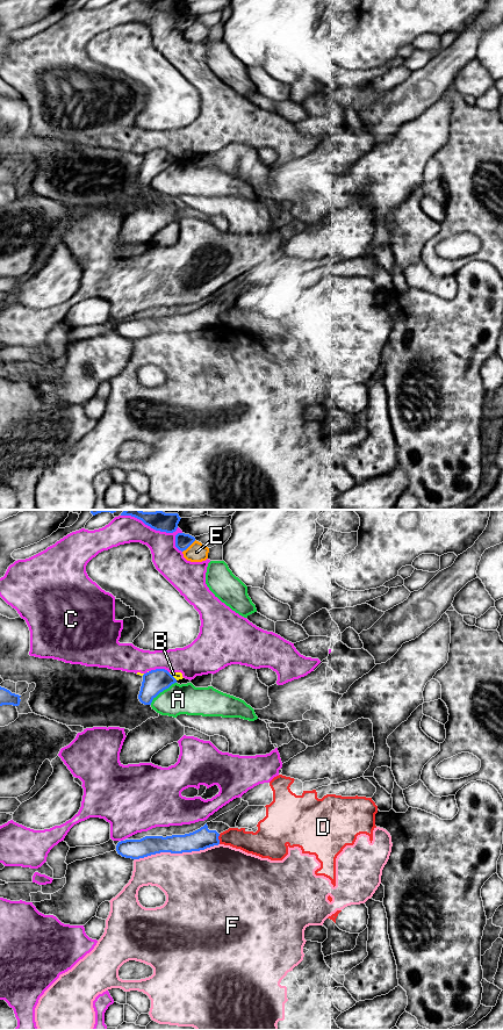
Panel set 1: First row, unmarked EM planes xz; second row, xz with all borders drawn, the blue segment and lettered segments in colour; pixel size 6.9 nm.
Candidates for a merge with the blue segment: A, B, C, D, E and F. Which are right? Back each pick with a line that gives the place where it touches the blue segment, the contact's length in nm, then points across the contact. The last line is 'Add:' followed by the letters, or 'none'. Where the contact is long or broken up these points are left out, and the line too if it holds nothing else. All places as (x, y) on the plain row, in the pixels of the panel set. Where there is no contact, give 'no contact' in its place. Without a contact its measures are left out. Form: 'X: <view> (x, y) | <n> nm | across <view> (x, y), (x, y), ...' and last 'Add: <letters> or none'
Add: none

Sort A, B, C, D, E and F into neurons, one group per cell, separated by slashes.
A / B C / D / E / F

